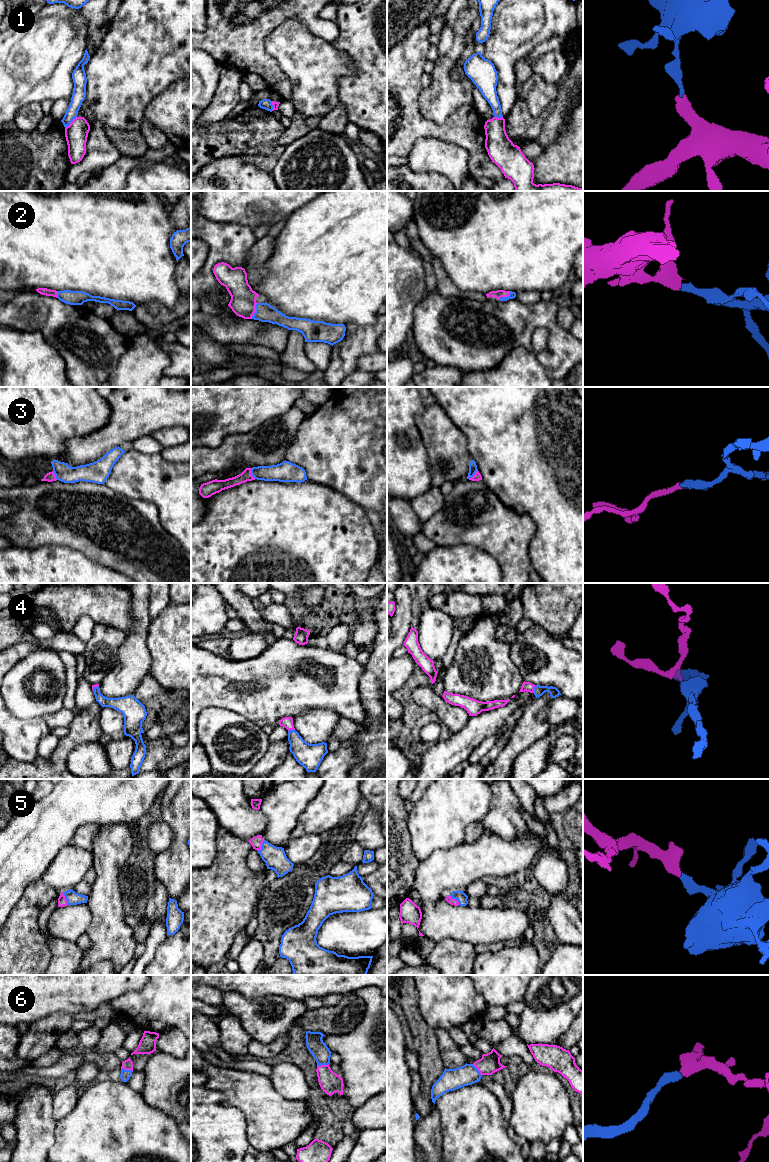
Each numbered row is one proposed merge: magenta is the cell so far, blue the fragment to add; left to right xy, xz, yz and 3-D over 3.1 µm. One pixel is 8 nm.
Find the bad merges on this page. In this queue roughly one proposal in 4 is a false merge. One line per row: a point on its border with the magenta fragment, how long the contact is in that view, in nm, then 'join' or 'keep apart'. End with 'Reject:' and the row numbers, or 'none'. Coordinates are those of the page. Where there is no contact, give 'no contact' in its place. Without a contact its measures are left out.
1: meets magenta in xy at (71, 122); contact 140 nm long; keep apart
2: meets magenta in xz at (255, 311); contact 140 nm long; join
3: meets magenta in yz at (474, 475); contact 100 nm long; join
4: meets magenta in yz at (533, 689); contact 70 nm long; join
5: meets magenta in yz at (455, 899); contact 110 nm long; join
6: meets magenta in xy at (127, 1069); contact 100 nm long; join
Reject: 1

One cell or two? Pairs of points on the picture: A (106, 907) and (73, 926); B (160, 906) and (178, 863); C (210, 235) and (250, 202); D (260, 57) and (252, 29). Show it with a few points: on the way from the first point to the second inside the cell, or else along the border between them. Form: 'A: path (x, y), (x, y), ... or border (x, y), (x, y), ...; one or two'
A: border (87, 903), (90, 909), (91, 921), (84, 933); two
B: border (157, 879), (169, 897); two
C: border (202, 216), (216, 222), (235, 222), (248, 227); two
D: path (253, 50), (252, 36); one

